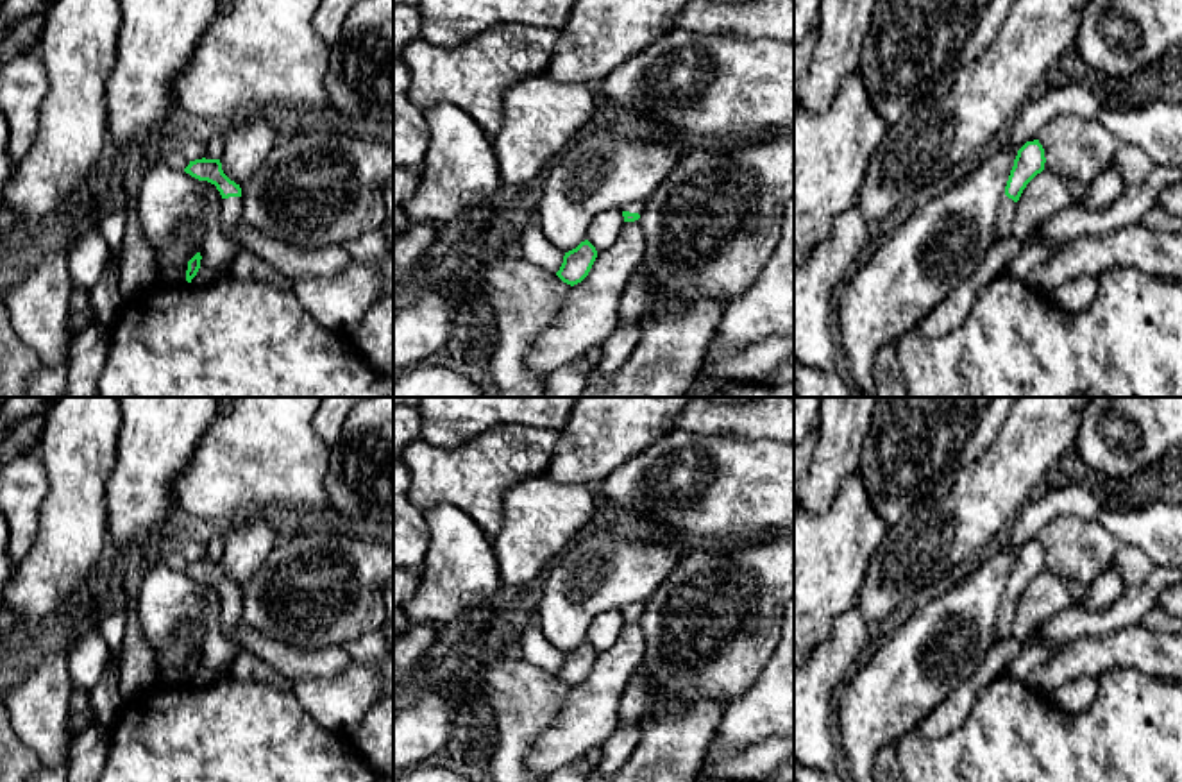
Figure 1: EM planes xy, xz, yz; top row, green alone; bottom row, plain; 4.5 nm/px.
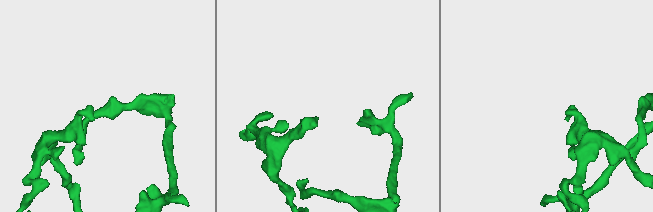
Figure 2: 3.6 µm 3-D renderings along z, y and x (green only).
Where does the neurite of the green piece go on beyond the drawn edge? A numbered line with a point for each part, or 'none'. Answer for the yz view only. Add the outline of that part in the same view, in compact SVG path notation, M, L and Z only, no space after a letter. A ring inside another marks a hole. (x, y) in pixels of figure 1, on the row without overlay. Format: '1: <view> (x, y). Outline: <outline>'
1: yz (1005, 616). Outline: M1003 596L1001 608L1000 608L998 621L996 621L994 644L1003 642L1005 639L1010 637L1010 625L1012 625L1012 619L1014 619L1016 605L1017 603L1014 603L1007 596Z

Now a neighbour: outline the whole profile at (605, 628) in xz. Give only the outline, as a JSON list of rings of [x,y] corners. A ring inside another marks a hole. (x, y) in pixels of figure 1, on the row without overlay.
[[[622,610],[603,612],[592,619],[587,641],[597,653],[606,651],[615,644],[624,625]]]

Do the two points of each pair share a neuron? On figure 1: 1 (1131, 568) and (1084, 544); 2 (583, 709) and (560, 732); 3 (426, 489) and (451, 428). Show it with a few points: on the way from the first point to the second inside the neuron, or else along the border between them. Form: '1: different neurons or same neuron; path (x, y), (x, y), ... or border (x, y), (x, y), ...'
1: same neuron; path (1120, 557), (1111, 550), (1095, 548)
2: same neuron; path (578, 714), (565, 727)
3: different neurons; border (483, 433), (456, 448), (433, 448), (421, 439)

